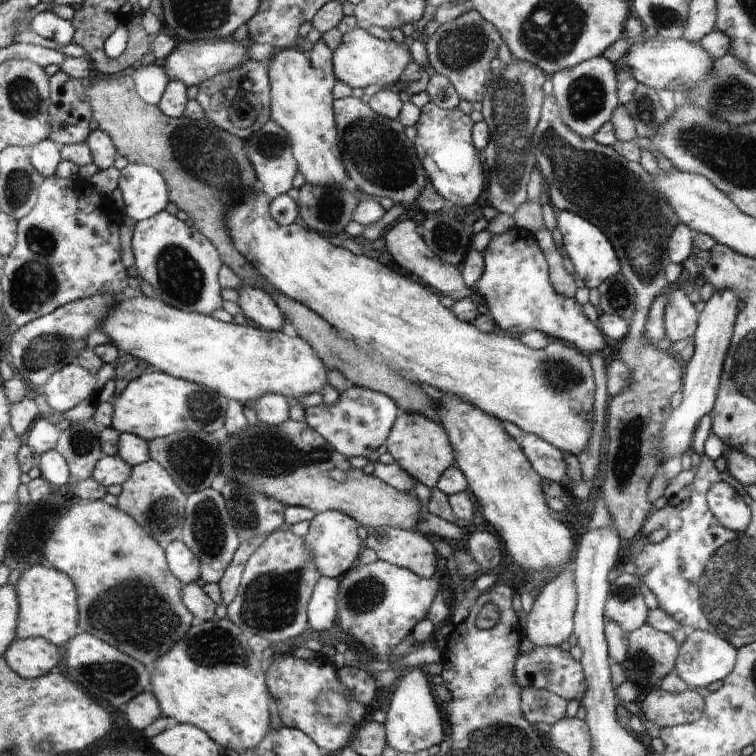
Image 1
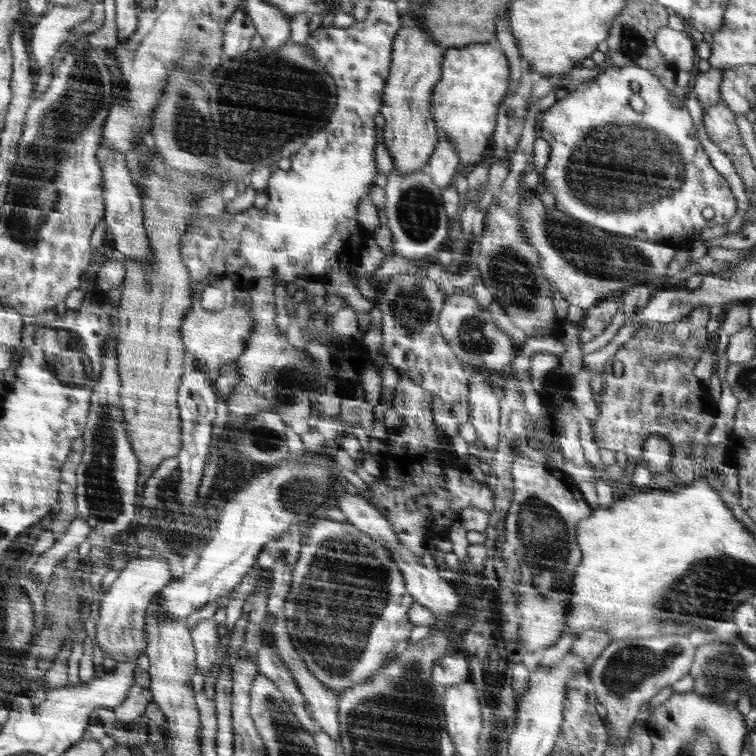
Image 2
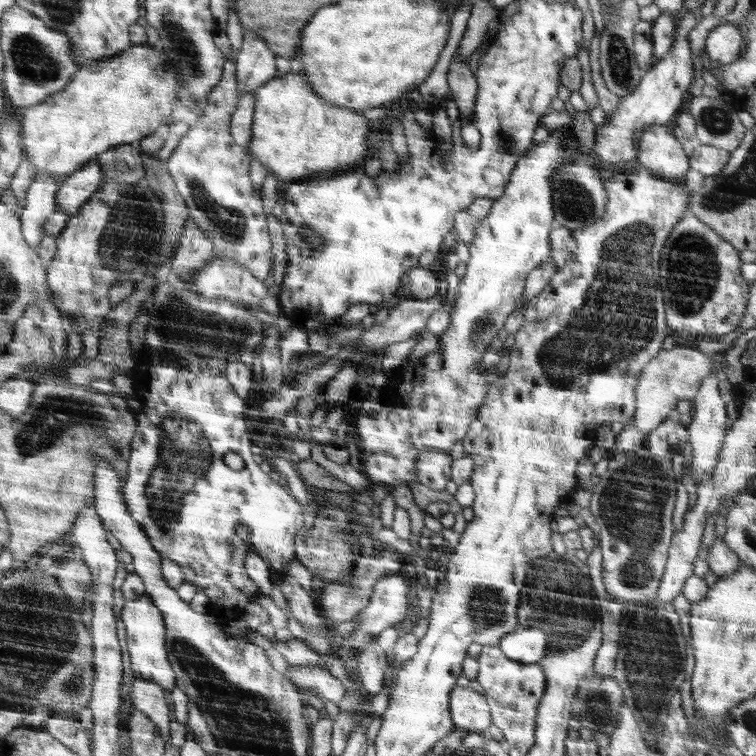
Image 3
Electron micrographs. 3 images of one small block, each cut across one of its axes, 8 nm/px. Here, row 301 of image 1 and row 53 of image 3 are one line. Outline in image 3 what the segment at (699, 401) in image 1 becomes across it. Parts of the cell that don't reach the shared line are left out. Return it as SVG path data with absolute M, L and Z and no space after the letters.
M725 23L716 26L707 36L705 41L705 52L714 67L734 63L738 52L742 34L738 25Z

